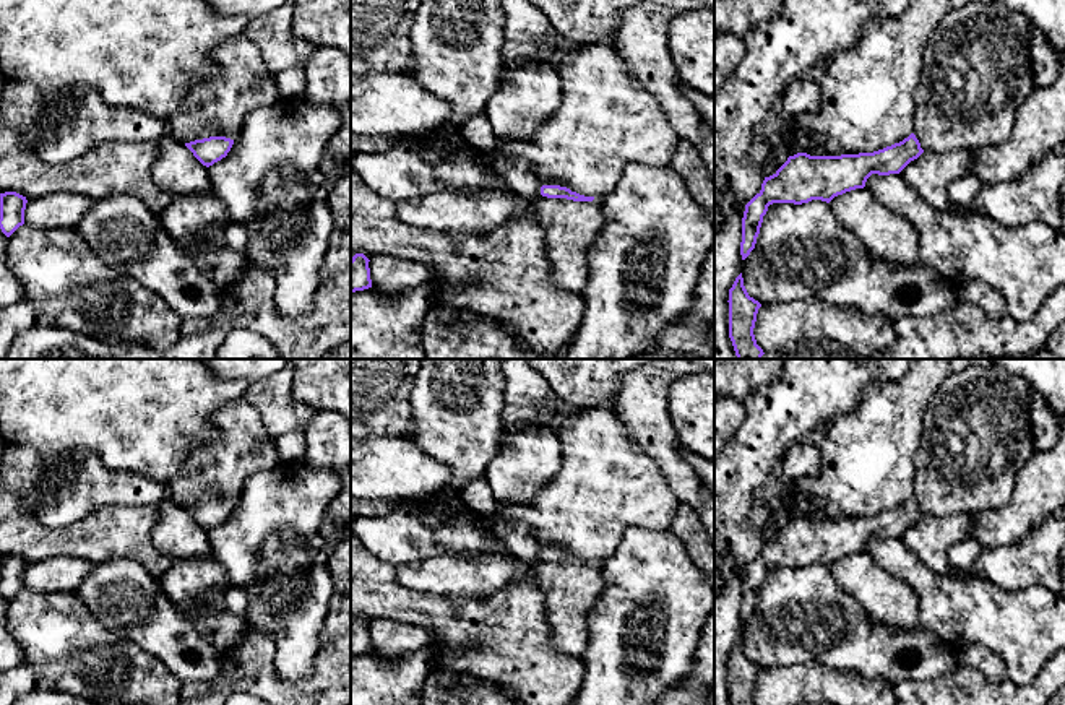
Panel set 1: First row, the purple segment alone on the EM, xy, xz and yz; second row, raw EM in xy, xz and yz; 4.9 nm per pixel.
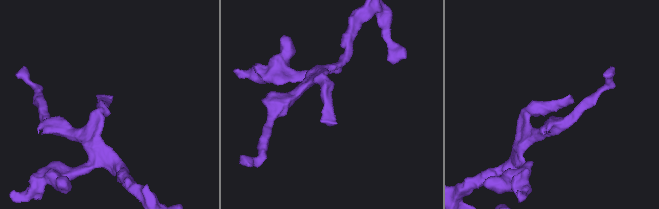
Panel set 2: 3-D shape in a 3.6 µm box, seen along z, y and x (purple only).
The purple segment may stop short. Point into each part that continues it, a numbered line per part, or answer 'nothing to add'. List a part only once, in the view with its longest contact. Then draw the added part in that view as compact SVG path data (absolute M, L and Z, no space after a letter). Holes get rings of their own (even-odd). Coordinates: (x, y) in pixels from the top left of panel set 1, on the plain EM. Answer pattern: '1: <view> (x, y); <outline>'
1: xz (570, 592); M541 559L532 570L544 595L552 647L565 656L583 658L589 643L588 614L604 590L599 562L573 565Z

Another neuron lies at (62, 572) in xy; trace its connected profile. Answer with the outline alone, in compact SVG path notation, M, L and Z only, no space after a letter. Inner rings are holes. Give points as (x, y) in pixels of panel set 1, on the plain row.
M55 556L28 564L24 586L34 591L76 591L94 564L71 556Z

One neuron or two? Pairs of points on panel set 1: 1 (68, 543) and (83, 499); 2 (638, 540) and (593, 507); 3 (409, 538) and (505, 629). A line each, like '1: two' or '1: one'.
1: two
2: two
3: two

